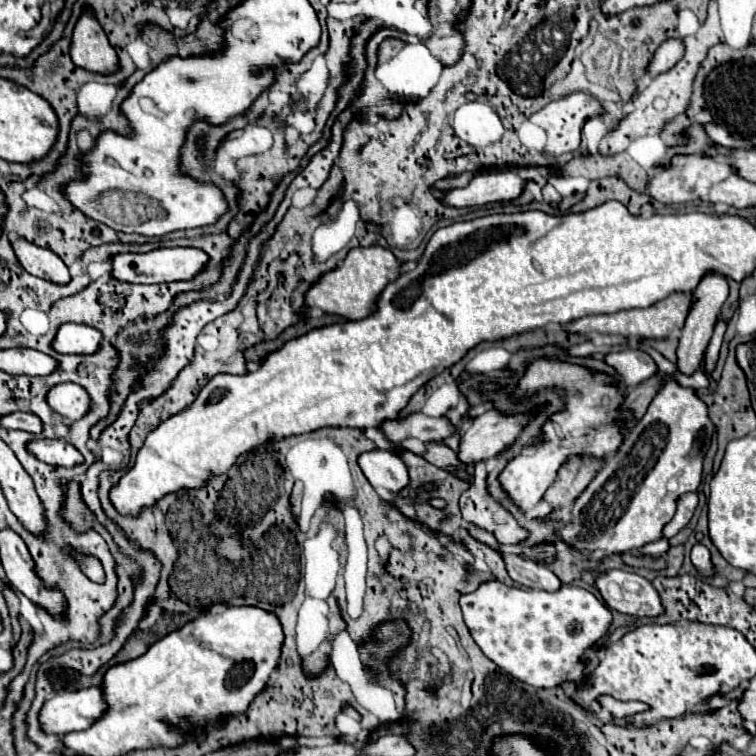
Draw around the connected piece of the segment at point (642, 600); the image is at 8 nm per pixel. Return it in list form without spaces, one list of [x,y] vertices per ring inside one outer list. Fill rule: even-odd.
[[[608,570],[596,580],[606,604],[622,614],[636,618],[654,618],[662,614],[658,590],[642,576],[624,570]]]

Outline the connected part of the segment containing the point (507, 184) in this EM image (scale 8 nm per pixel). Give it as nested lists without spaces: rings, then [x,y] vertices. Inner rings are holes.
[[[478,172],[468,186],[454,186],[442,192],[440,202],[450,208],[468,208],[468,206],[482,206],[488,202],[502,202],[516,198],[526,180],[518,178],[512,172]]]

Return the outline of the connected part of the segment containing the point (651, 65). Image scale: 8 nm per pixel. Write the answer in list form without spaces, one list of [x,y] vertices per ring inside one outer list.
[[[666,40],[658,50],[656,54],[652,56],[652,60],[648,62],[646,66],[646,74],[650,76],[658,76],[658,74],[664,74],[666,70],[670,70],[684,54],[684,48],[682,48],[682,40]]]

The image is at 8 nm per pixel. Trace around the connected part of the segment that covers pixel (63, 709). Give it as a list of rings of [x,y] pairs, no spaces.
[[[98,686],[82,690],[58,690],[46,698],[38,722],[46,734],[68,734],[86,730],[106,710]]]

